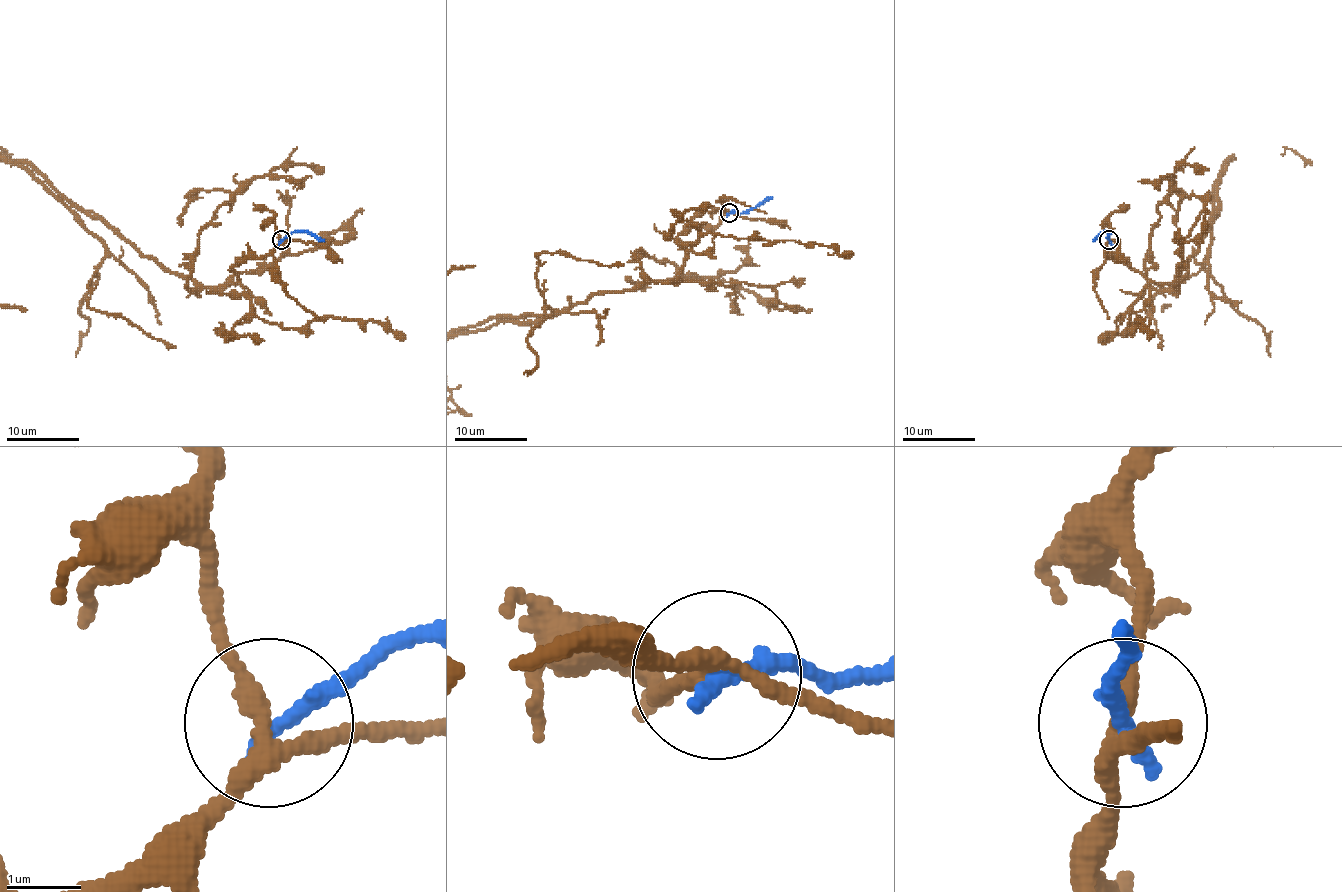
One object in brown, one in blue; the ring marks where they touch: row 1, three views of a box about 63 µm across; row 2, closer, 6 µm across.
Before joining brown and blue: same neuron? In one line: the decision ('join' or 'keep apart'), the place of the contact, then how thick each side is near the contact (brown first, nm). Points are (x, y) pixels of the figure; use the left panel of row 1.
keep apart | (281, 240) | 220/280 nm

